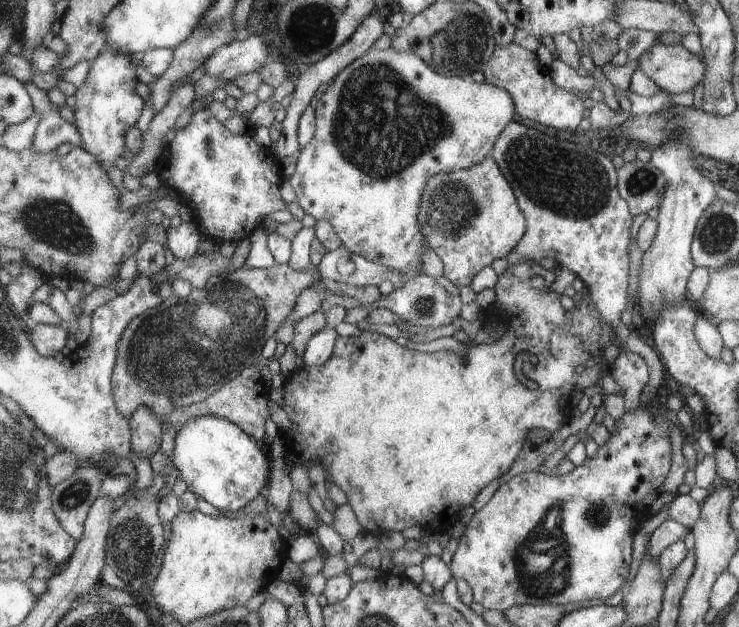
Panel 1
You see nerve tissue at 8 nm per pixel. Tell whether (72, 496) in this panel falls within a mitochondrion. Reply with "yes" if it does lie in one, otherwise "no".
yes

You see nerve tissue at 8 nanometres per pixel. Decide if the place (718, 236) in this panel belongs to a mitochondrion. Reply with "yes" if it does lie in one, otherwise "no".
yes

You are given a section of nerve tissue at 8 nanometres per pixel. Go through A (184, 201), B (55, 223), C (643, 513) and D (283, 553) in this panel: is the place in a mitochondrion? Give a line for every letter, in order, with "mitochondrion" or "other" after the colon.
A: other
B: mitochondrion
C: other
D: other

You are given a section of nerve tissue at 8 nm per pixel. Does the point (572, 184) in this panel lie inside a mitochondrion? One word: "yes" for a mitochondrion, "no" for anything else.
yes

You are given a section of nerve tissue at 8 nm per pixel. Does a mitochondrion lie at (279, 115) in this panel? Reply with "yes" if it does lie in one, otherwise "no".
no

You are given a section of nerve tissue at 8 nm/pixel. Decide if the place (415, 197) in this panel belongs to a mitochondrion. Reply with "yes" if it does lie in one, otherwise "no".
yes

